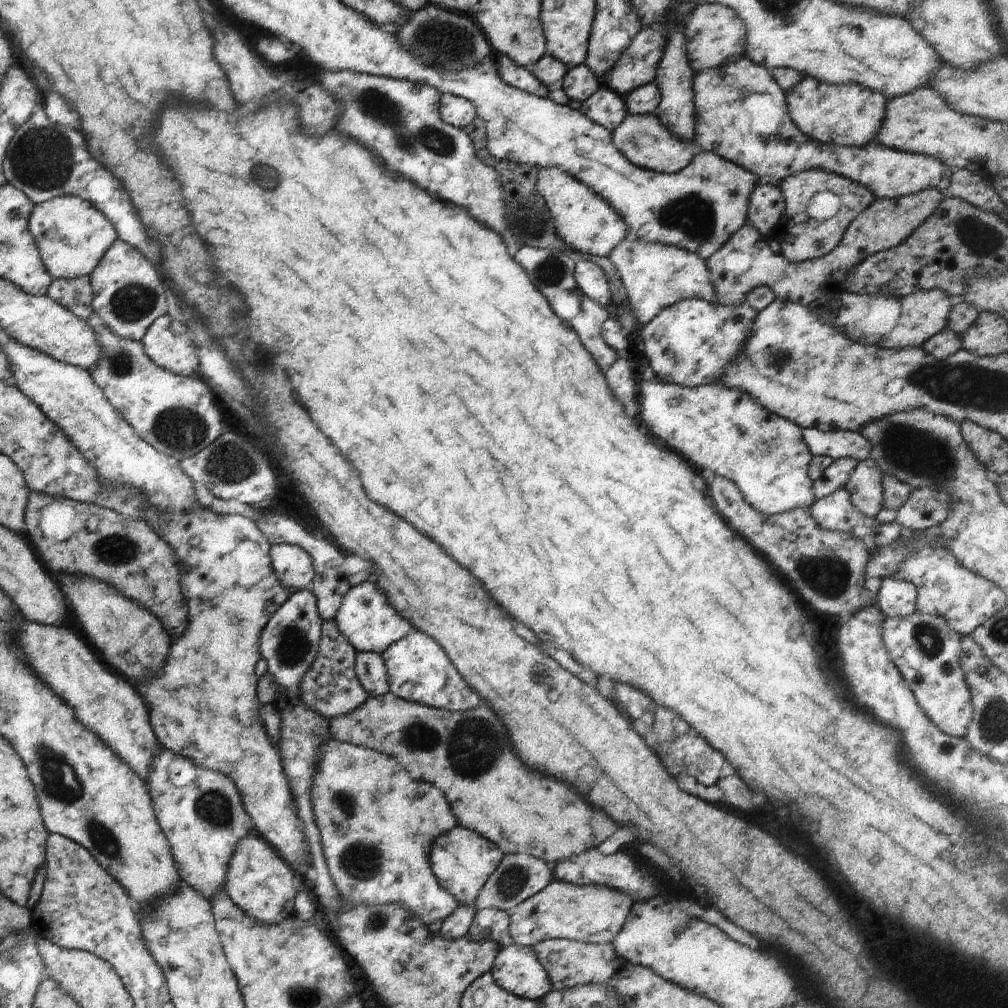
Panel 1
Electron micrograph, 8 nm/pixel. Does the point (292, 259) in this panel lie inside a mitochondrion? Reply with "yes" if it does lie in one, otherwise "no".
no

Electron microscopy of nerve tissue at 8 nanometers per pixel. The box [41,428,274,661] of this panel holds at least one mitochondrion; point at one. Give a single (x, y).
(230, 463)

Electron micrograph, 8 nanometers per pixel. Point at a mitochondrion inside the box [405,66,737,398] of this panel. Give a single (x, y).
(691, 214)

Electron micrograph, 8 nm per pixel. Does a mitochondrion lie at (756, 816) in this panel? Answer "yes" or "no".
no

